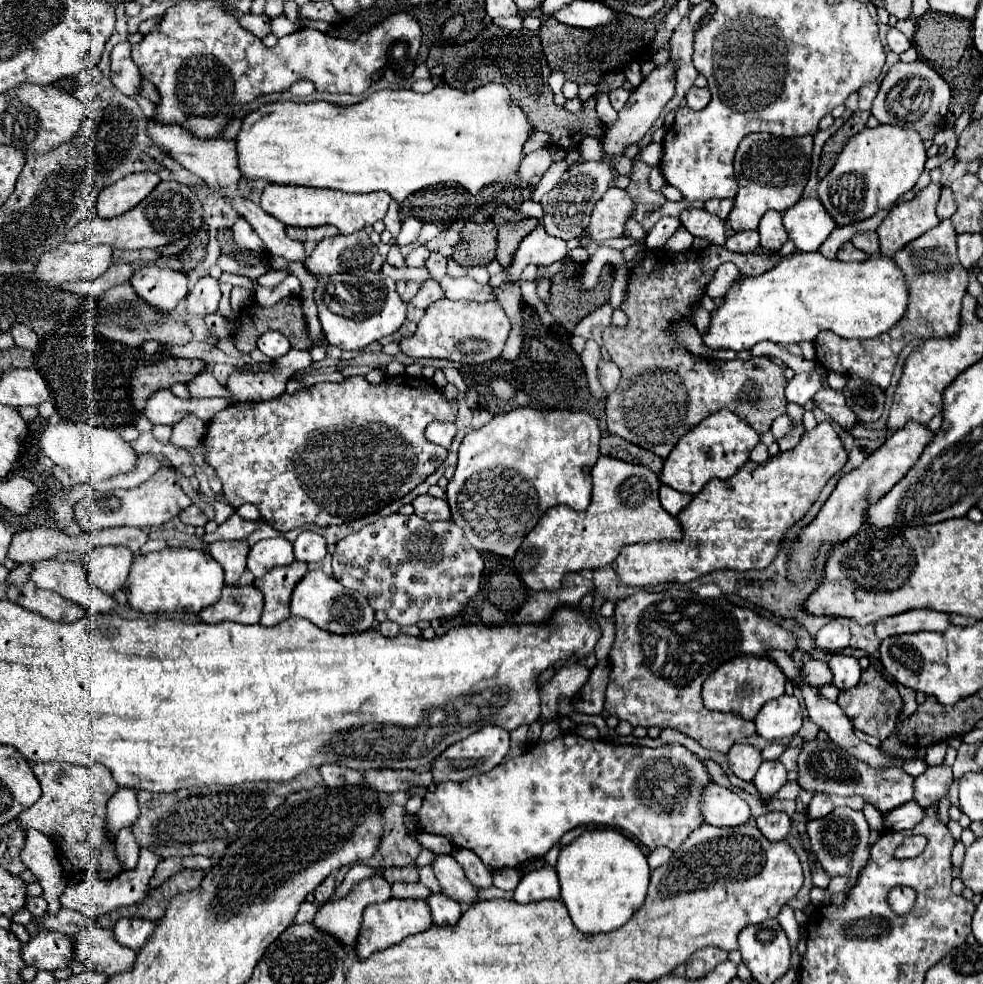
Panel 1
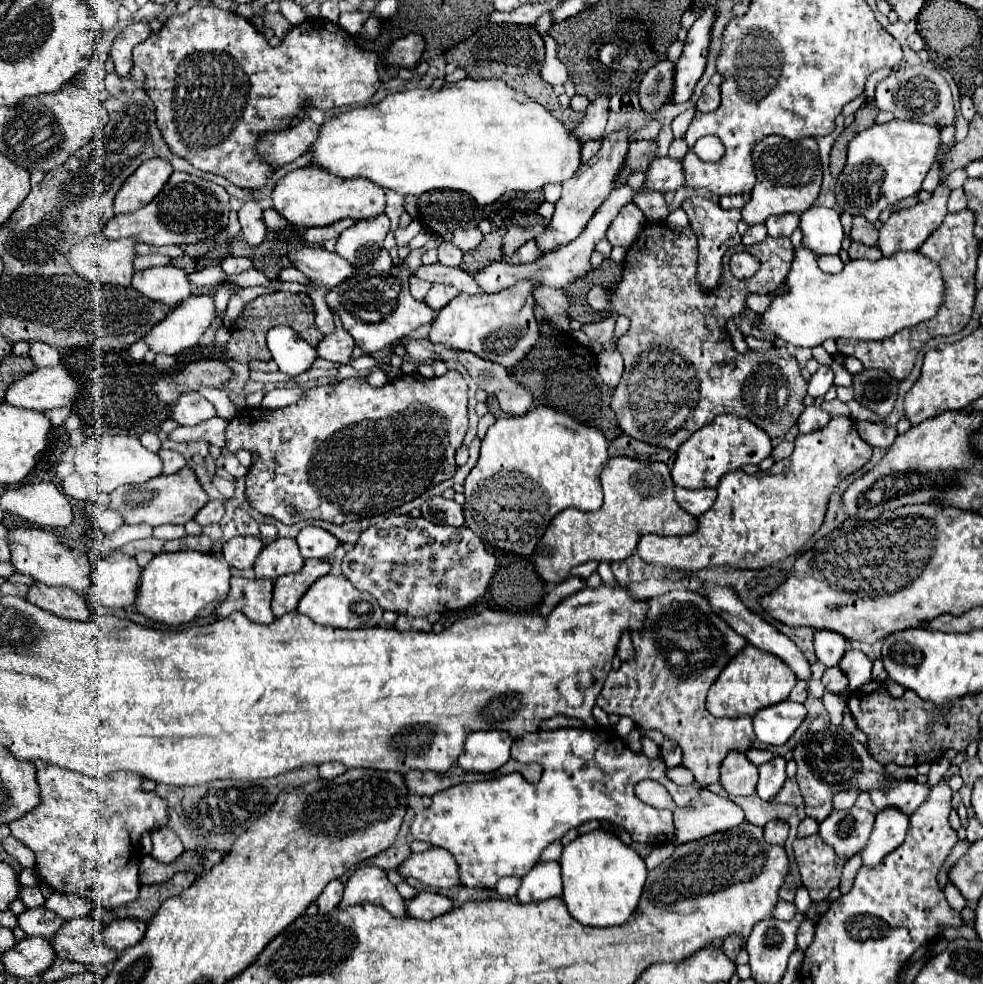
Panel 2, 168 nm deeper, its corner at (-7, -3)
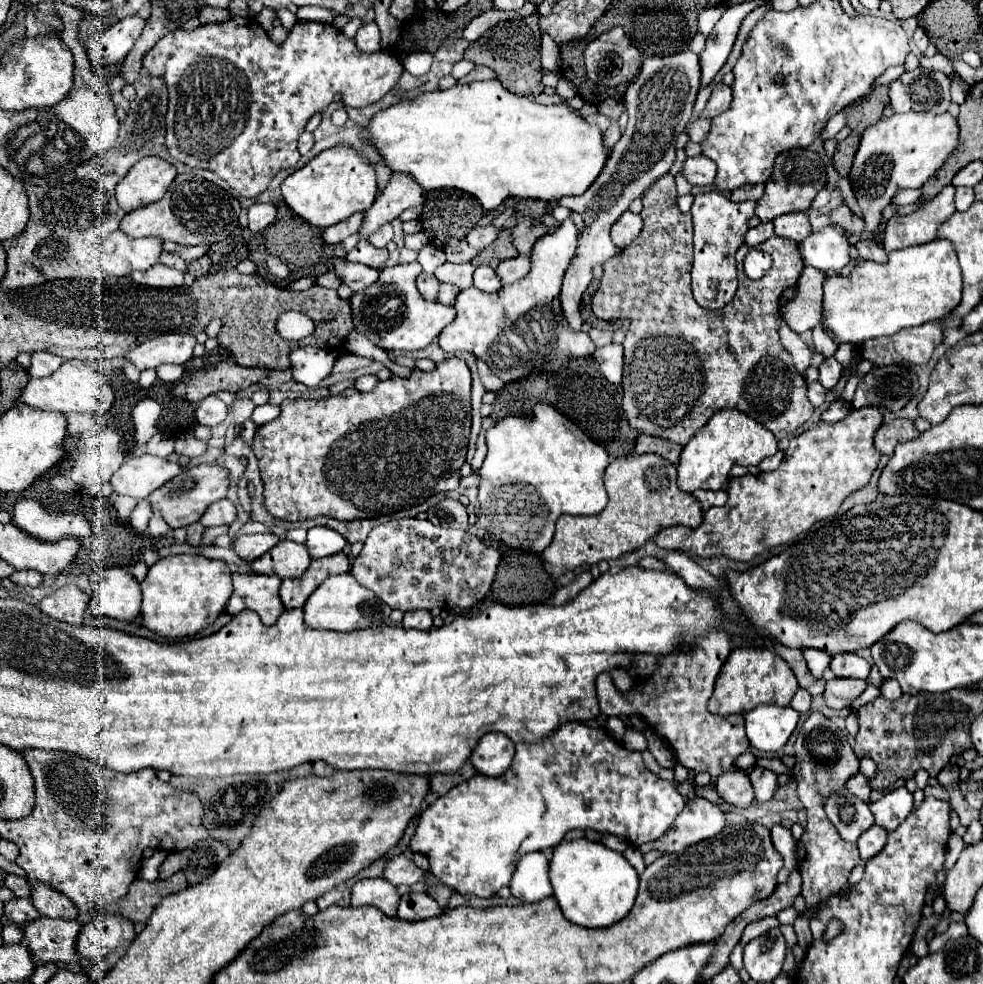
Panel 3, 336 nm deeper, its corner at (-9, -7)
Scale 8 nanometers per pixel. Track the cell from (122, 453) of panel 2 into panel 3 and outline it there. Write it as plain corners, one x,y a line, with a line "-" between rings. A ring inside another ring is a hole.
125,456
121,468
111,476
111,486
115,494
143,500
149,492
157,490
179,472
183,472
183,468
179,464
171,464
165,458

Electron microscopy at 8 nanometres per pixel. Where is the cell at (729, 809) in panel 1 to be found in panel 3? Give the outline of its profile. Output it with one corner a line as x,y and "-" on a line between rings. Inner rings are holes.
695,796
687,800
683,812
675,818
671,830
667,830
667,834
663,834
659,842
643,844
638,850
642,854
653,848
663,854
683,852
691,844
717,836
725,826
725,812
703,796

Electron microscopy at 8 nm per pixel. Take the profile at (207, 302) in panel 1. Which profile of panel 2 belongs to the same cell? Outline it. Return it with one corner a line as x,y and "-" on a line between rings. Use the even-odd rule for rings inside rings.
191,296
177,306
163,322
153,326
145,342
155,354
179,354
197,346
201,334
215,320
213,296

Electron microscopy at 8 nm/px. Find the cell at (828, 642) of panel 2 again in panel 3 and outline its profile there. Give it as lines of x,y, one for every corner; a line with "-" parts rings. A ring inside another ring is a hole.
803,648
803,656
807,660
811,674
815,674
815,678
821,678
825,674
825,670
829,670
829,664
833,658
829,652
815,650
815,648

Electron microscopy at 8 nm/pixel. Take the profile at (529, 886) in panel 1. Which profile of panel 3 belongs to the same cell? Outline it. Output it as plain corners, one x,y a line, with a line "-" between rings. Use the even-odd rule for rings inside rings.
531,852
523,856
509,888
511,894
521,902
539,902
547,896
553,896
547,856
543,852

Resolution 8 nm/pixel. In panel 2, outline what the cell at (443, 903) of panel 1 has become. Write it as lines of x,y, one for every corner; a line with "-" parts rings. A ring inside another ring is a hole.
417,892
409,902
407,902
407,914
411,918
419,920
433,920
453,908
451,900
435,894
435,892

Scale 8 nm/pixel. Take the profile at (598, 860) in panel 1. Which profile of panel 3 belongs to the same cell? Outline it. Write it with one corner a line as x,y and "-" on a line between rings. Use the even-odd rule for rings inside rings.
579,838
555,846
551,858
551,884
567,920
585,928
607,928
623,920
633,908
639,890
639,874
621,852
601,842

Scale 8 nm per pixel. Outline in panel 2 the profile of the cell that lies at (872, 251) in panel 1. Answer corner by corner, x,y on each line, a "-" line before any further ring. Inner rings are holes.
853,218
853,224
851,224
851,238
855,242
861,242
861,244
867,244
867,246
873,246
877,244
877,230
871,222
867,222
865,218

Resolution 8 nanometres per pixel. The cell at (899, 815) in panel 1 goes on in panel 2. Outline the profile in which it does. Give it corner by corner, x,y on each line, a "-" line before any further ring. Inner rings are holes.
893,808
877,812
869,844
865,844
865,850
861,850
863,864
865,866
879,864
887,854
891,854
897,846
903,844
907,828
909,816
905,816
903,812
897,812

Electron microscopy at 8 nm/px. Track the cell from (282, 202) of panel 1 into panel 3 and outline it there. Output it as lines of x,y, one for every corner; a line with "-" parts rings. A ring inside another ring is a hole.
335,146
289,174
283,180
281,190
285,204
293,214
303,218
311,226
327,228
347,220
355,212
369,210
377,198
377,178
369,162
363,160
357,152
347,146

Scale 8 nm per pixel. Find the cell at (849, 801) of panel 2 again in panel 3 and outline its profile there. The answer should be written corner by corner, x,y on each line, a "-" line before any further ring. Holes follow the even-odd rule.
855,774
855,778
849,778
847,780
847,790
855,798
859,798
863,802
867,802
869,800
869,794
871,794
871,786
869,786
869,782
867,782
867,778
863,774

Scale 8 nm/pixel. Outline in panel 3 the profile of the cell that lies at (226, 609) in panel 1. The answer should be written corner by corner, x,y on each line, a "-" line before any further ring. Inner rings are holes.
233,574
233,594
225,606
225,612
235,616
249,608
259,614
265,626
271,626
285,610
279,598
279,586
281,580
275,576

